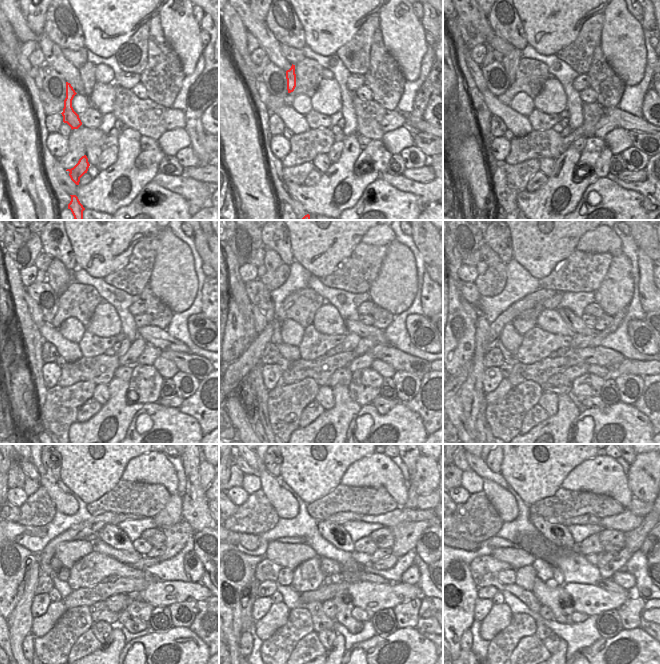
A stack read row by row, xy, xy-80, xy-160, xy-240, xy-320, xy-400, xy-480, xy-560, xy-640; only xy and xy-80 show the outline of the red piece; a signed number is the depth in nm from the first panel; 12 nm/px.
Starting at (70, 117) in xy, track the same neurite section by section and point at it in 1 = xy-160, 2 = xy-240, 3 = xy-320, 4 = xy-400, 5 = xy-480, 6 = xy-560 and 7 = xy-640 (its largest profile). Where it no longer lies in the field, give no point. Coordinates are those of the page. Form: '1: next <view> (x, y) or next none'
1: next xy-160 (510, 62)
2: next xy-240 (59, 278)
3: next xy-320 (279, 271)
4: next xy-400 (491, 258)
5: next xy-480 (29, 470)
6: next xy-560 (242, 464)
7: next xy-640 (463, 464)

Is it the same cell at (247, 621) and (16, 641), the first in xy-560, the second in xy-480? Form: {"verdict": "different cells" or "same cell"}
{"verdict": "same cell"}

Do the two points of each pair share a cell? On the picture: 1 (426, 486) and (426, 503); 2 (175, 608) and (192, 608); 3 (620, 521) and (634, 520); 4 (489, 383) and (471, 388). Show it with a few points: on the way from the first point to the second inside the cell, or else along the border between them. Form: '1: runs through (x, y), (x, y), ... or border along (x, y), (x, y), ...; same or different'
1: border along (432, 490), (428, 494), (421, 494), (419, 496); different
2: runs through (179, 606), (184, 604), (188, 607); same
3: runs through (623, 521), (631, 521); same
4: border along (486, 368), (483, 374), (484, 393); different

